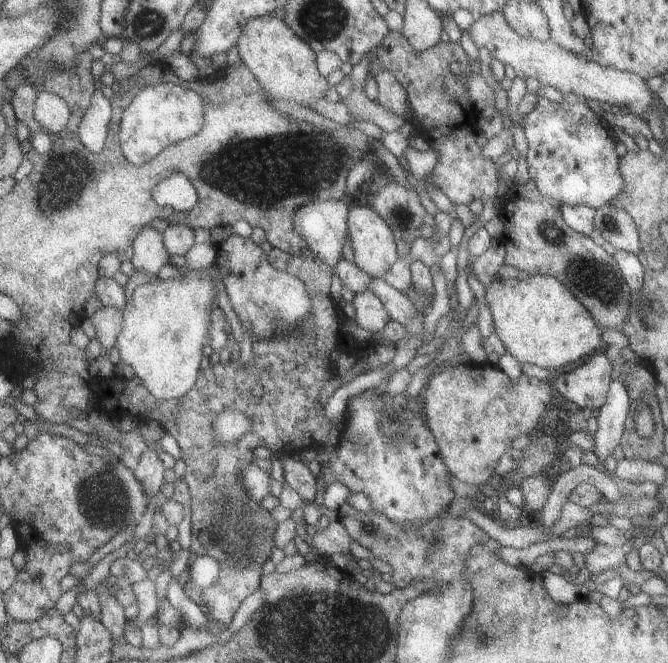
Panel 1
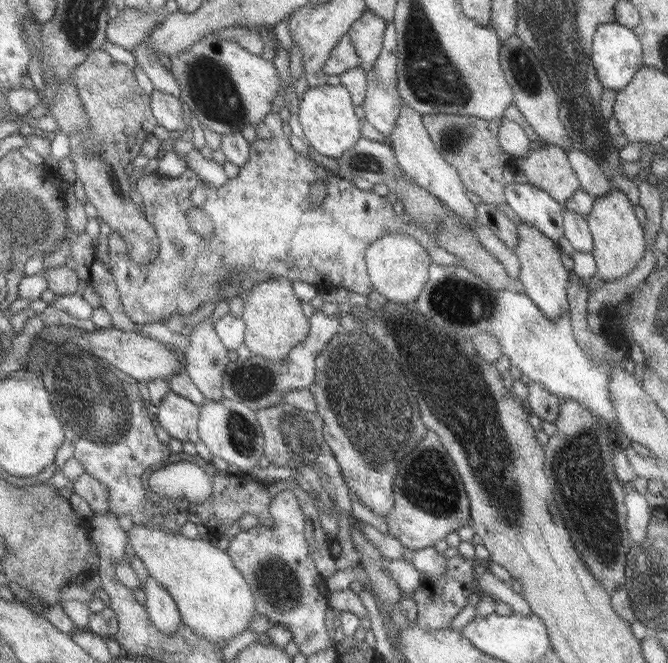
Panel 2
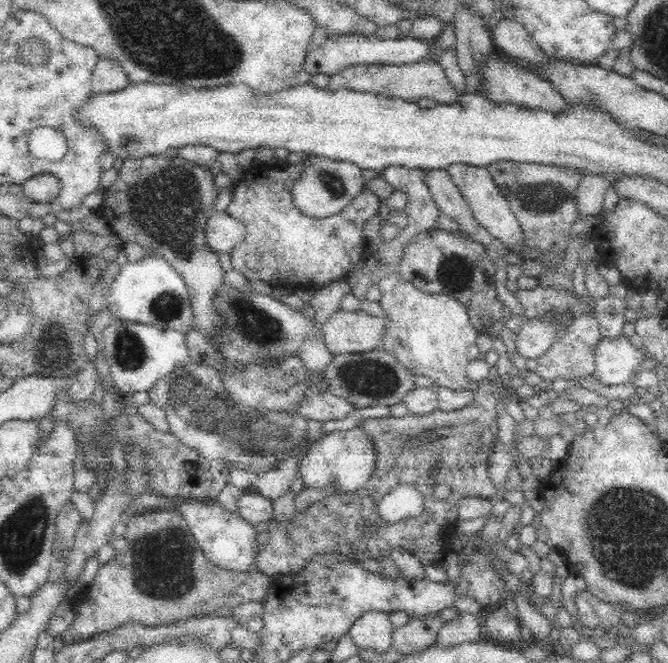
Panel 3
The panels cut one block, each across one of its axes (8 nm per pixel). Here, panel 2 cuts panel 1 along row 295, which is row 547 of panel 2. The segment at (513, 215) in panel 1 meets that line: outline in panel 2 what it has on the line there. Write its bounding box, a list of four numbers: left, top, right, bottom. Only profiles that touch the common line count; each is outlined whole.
[543,400,631,594]

